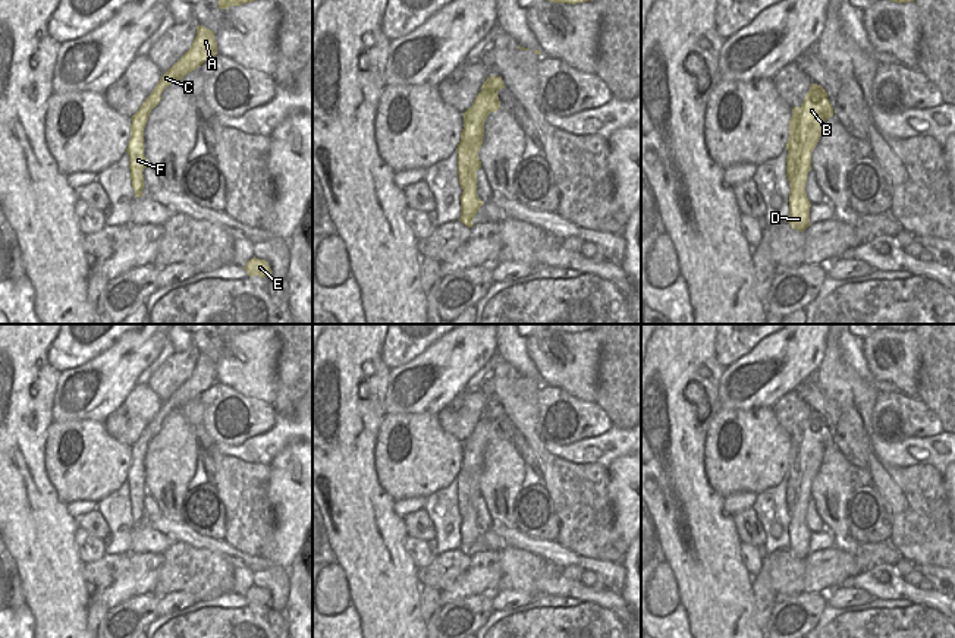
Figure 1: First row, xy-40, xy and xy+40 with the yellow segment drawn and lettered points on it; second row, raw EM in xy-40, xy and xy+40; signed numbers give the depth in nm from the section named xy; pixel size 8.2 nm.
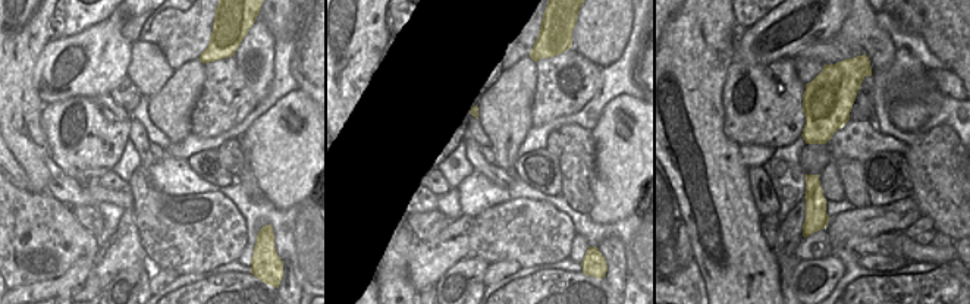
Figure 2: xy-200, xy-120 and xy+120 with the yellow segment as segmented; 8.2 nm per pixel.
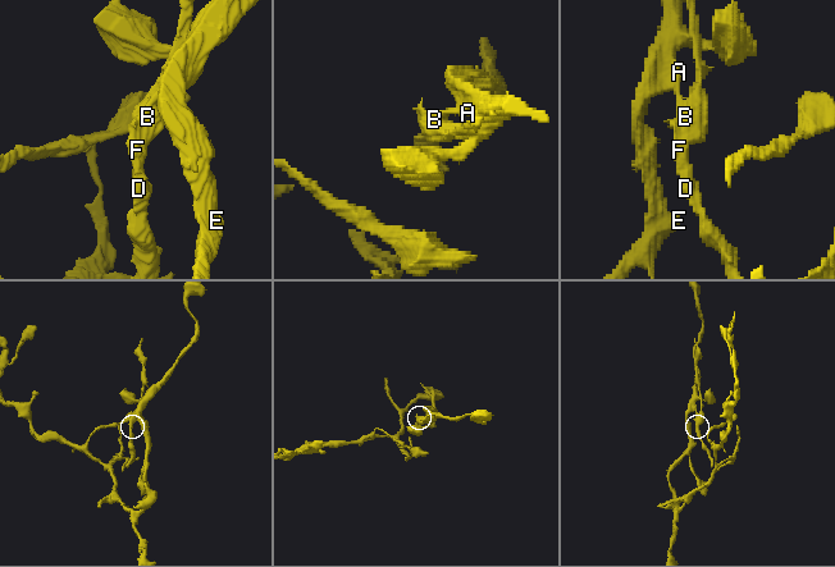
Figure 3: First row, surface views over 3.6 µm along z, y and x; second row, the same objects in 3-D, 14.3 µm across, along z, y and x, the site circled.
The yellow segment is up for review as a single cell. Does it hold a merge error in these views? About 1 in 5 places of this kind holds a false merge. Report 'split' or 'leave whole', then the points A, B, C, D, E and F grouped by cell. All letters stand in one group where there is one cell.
split; groups A C E F / B D

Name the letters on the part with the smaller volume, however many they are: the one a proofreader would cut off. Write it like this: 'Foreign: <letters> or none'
Foreign: B, D.

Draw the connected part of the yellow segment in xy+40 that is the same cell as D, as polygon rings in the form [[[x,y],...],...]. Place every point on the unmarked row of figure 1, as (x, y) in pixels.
[[[811,412],[800,436],[792,437],[789,449],[789,468],[786,478],[795,480],[798,497],[795,509],[789,515],[789,546],[791,556],[804,560],[810,554],[810,529],[805,524],[807,503],[811,499],[811,481],[816,477],[824,450],[833,444],[833,436],[827,421],[817,412]]]

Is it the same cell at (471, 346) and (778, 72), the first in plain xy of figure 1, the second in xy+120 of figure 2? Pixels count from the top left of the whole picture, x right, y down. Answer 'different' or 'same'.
different

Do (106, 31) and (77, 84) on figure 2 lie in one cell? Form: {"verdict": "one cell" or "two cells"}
{"verdict": "one cell"}

